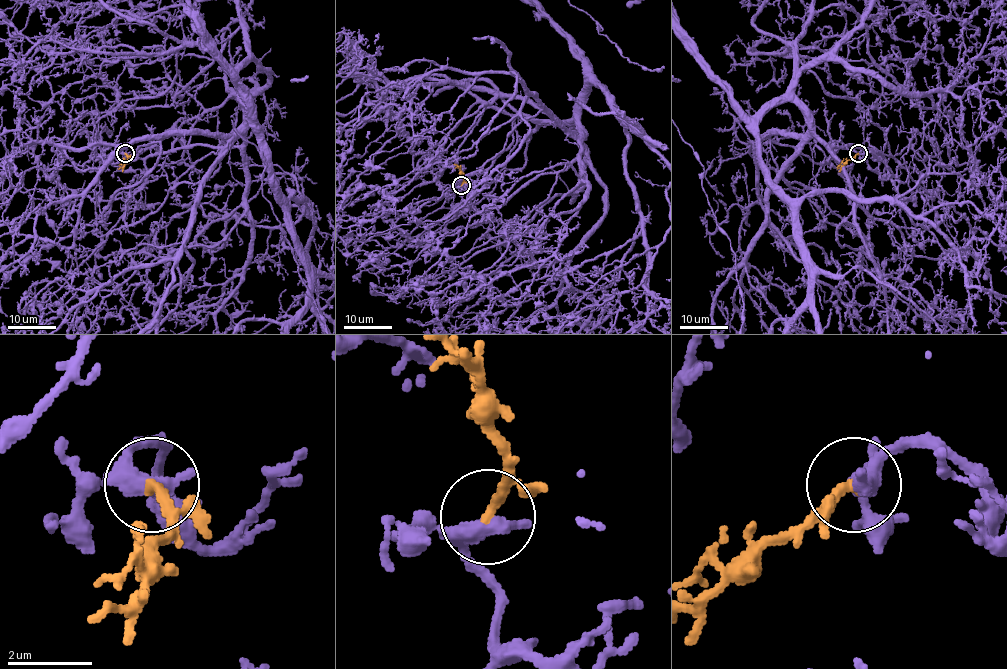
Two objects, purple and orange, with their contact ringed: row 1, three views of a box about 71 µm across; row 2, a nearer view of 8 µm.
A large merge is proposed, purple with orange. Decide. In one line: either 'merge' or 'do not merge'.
merge

